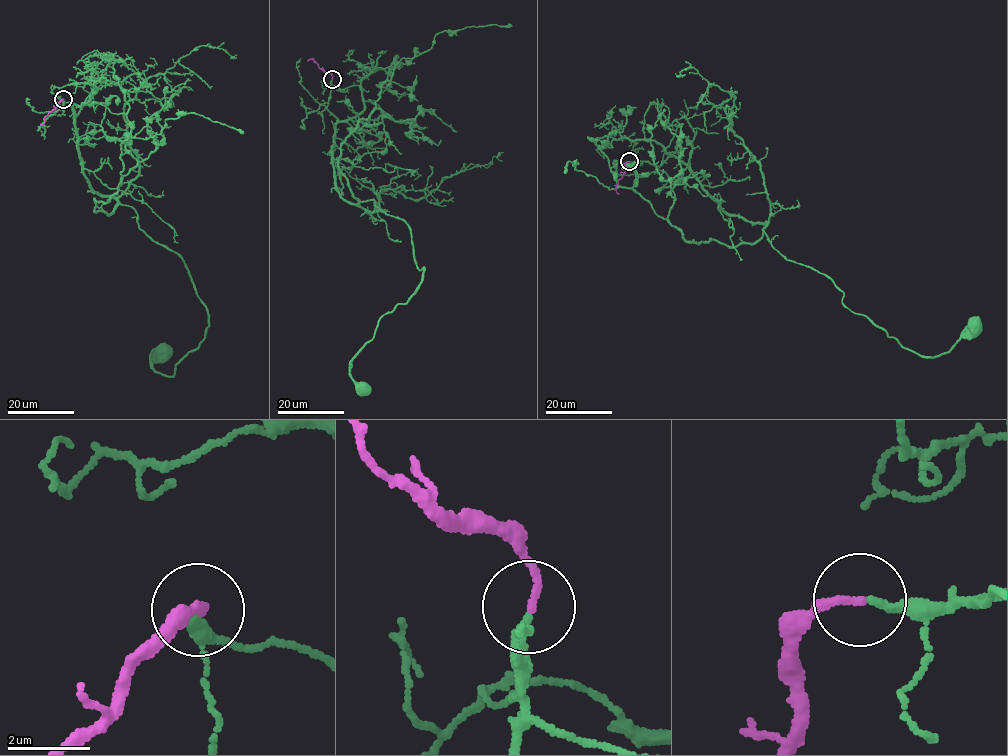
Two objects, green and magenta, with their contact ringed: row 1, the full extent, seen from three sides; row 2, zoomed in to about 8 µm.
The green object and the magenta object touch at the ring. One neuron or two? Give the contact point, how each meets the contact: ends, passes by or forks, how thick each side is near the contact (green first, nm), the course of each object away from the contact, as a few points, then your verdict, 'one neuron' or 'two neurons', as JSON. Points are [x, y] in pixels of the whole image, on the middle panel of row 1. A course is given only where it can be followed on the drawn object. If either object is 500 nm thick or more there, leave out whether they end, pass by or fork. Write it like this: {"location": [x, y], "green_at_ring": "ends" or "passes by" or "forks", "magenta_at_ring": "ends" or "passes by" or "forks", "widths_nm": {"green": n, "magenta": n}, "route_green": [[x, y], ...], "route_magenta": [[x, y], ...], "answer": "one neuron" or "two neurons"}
{"location": [332, 79], "green_at_ring": "ends", "magenta_at_ring": "ends", "widths_nm": {"green": 180, "magenta": 190}, "route_green": [[332, 79], [339, 195], [406, 223], [423, 266], [417, 291], [352, 359], [363, 390]], "route_magenta": [[332, 79], [313, 60], [307, 61]], "answer": "one neuron"}

